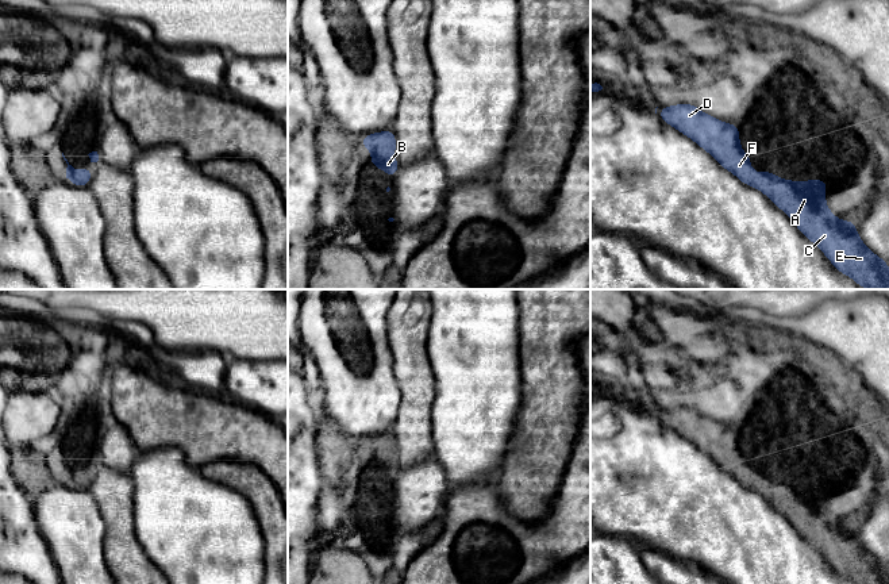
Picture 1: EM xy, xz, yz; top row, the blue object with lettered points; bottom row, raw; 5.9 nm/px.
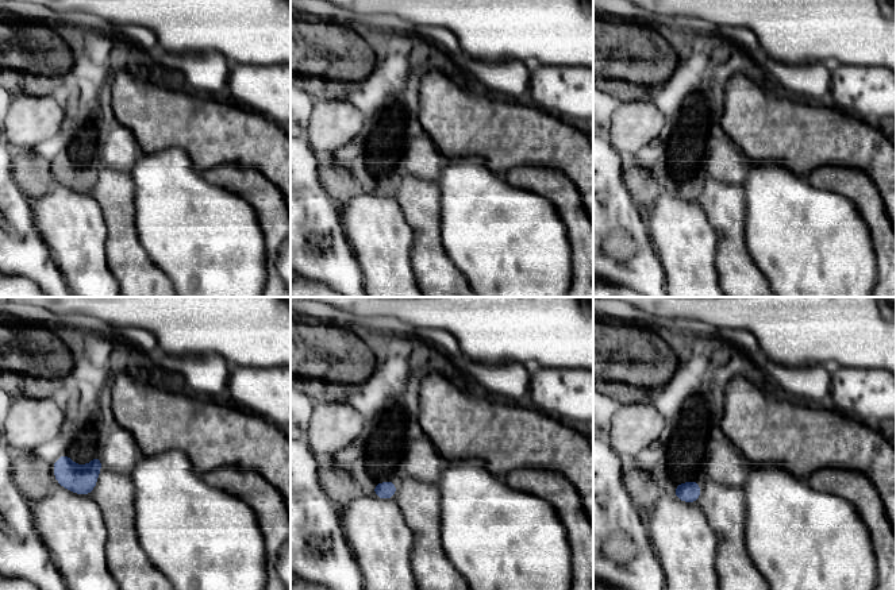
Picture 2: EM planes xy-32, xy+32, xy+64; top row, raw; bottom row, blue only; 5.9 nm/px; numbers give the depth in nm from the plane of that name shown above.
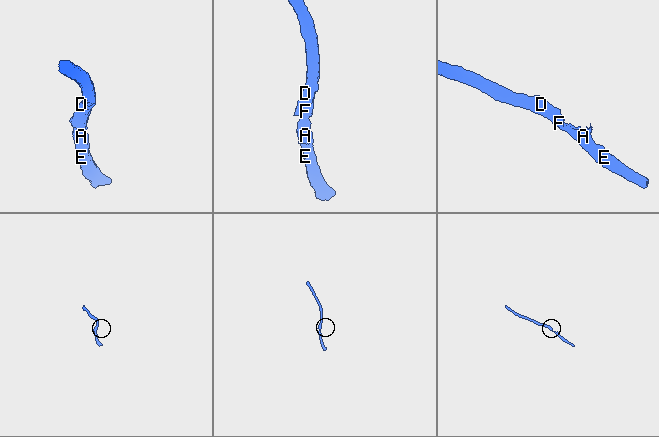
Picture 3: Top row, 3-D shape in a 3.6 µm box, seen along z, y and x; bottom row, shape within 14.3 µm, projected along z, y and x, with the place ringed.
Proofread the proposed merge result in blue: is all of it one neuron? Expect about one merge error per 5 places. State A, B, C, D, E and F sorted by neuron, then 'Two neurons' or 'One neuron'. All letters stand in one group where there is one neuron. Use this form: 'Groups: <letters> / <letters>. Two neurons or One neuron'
Groups: A B C D E F. One neuron

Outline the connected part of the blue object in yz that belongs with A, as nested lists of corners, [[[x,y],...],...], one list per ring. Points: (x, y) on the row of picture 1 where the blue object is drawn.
[[[693,104],[667,105],[655,114],[671,127],[694,141],[708,151],[721,168],[734,173],[743,184],[754,187],[765,193],[781,211],[788,212],[790,220],[801,234],[812,241],[843,274],[850,276],[859,287],[867,289],[889,289],[888,261],[877,257],[865,246],[858,235],[854,222],[839,220],[827,207],[824,191],[827,181],[812,178],[811,181],[781,180],[771,172],[751,172],[751,158],[743,153],[739,143],[739,126],[727,124],[708,114],[701,112]]]

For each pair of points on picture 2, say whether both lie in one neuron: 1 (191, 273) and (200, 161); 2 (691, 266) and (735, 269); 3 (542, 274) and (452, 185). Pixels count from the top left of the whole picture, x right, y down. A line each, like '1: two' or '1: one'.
1: two
2: two
3: one

